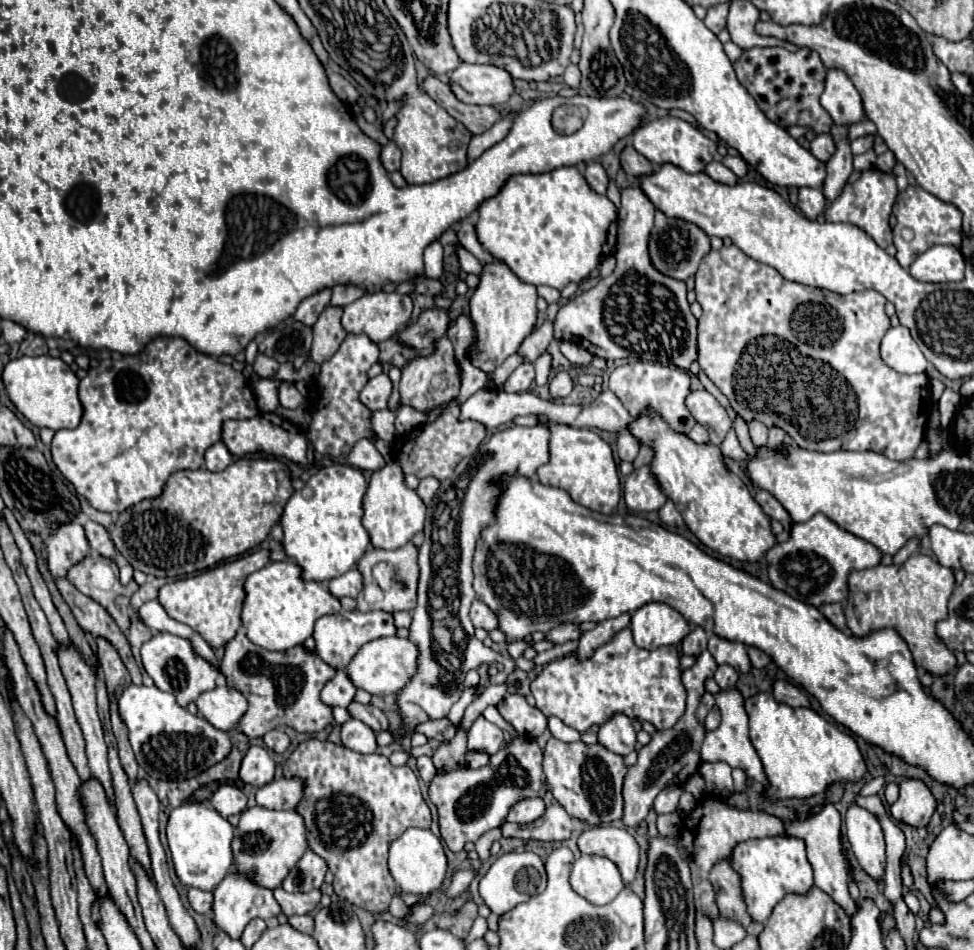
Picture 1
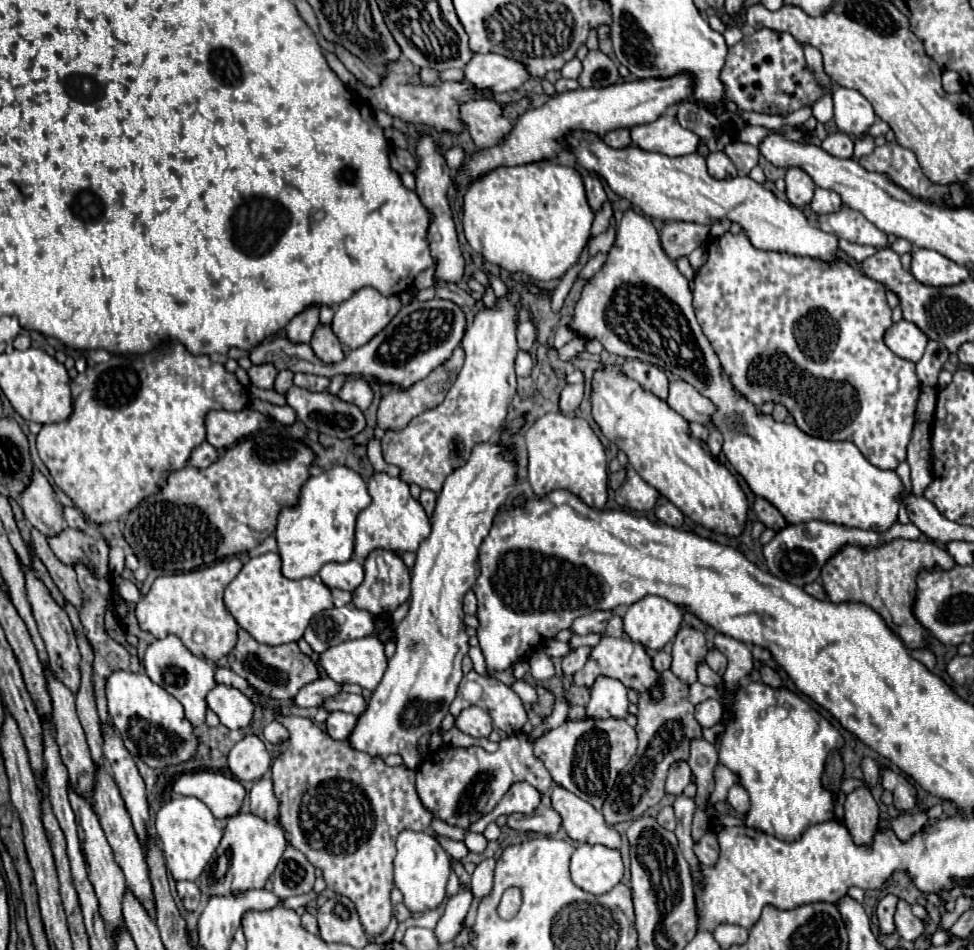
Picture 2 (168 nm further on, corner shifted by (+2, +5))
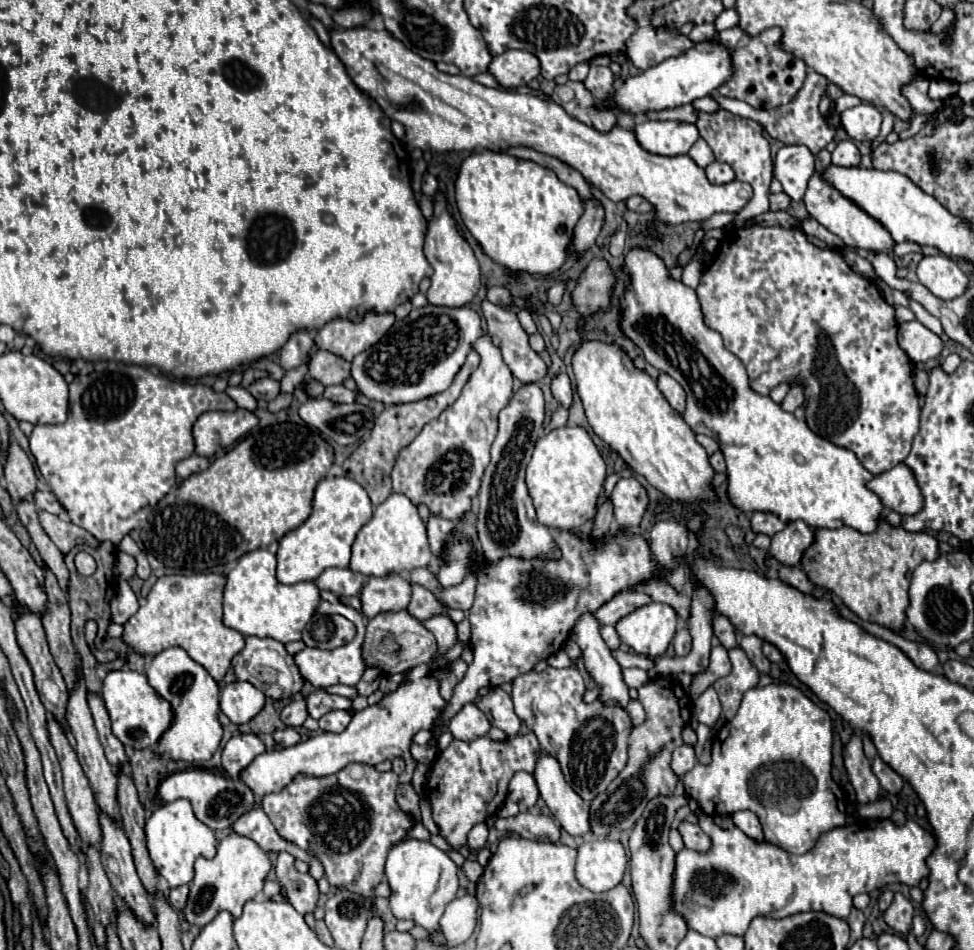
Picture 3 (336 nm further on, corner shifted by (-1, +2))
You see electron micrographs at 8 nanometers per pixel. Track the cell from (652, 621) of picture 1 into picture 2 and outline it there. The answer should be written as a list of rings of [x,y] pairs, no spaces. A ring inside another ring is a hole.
[[[648,595],[626,609],[624,633],[646,649],[658,651],[676,637],[682,621],[684,613],[680,613],[678,605],[664,597]]]

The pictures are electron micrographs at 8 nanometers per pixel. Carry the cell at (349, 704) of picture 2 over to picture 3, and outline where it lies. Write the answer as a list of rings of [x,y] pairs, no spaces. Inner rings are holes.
[[[315,690],[309,696],[305,696],[307,702],[307,712],[311,718],[319,720],[323,714],[331,712],[331,710],[349,710],[351,708],[351,700],[343,698],[343,696],[333,696],[325,690]]]

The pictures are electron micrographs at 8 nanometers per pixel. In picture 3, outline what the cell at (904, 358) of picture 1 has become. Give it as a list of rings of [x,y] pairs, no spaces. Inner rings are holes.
[[[919,320],[903,322],[899,324],[899,346],[907,352],[911,362],[927,362],[941,354],[943,340],[933,334],[927,326],[923,326]]]

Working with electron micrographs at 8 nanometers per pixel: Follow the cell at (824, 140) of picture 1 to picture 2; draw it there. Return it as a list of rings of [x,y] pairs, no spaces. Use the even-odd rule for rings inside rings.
[[[846,133],[828,135],[820,145],[822,145],[824,151],[828,151],[830,155],[840,157],[840,159],[850,159],[852,157],[852,149],[854,149],[854,141]]]

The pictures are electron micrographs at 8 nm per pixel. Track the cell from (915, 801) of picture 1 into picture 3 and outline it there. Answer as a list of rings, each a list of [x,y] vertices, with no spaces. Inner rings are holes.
[[[879,756],[873,758],[873,772],[875,772],[875,776],[879,778],[881,788],[885,788],[887,792],[897,794],[897,792],[901,790],[901,786],[903,786],[901,776],[899,776],[893,768],[889,768],[889,766],[879,758]]]

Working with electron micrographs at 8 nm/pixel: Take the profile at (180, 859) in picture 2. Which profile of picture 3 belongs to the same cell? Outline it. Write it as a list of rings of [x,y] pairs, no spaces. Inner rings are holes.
[[[175,800],[171,804],[163,804],[157,808],[151,818],[145,822],[145,838],[147,852],[159,876],[169,882],[169,888],[177,888],[181,884],[189,884],[193,880],[193,862],[197,856],[211,858],[215,856],[217,838],[211,828],[199,822],[191,810],[187,800]]]

